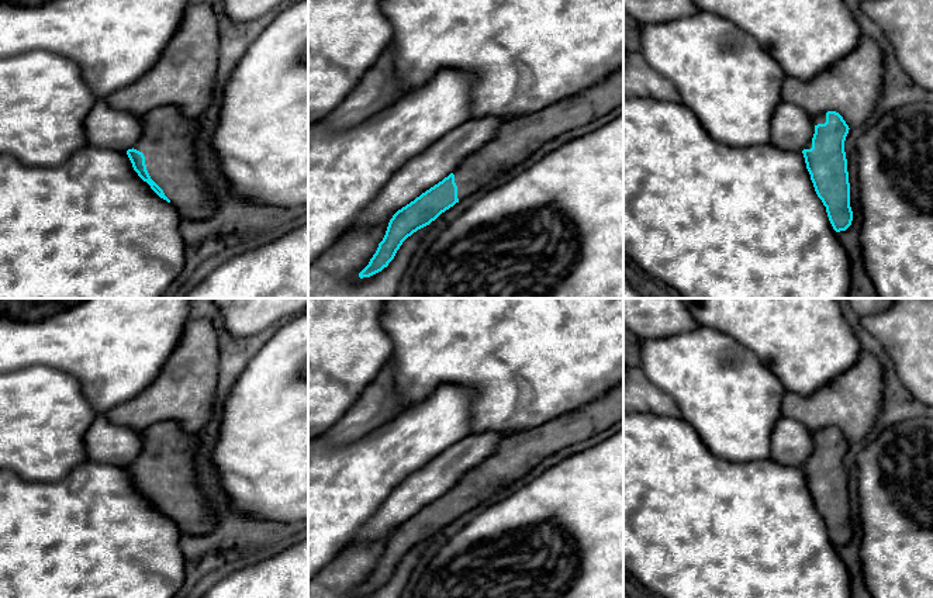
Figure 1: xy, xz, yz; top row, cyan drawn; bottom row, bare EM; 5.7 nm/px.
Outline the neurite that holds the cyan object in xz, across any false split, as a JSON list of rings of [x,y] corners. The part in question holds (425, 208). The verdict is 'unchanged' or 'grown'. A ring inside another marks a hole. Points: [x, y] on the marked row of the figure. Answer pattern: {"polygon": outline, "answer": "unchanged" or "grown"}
{"polygon": [[[623,66],[605,80],[539,110],[509,118],[495,136],[463,159],[442,182],[398,210],[359,277],[370,277],[394,259],[402,242],[459,201],[480,194],[500,174],[528,159],[542,145],[569,129],[584,127],[623,104]]], "answer": "grown"}

